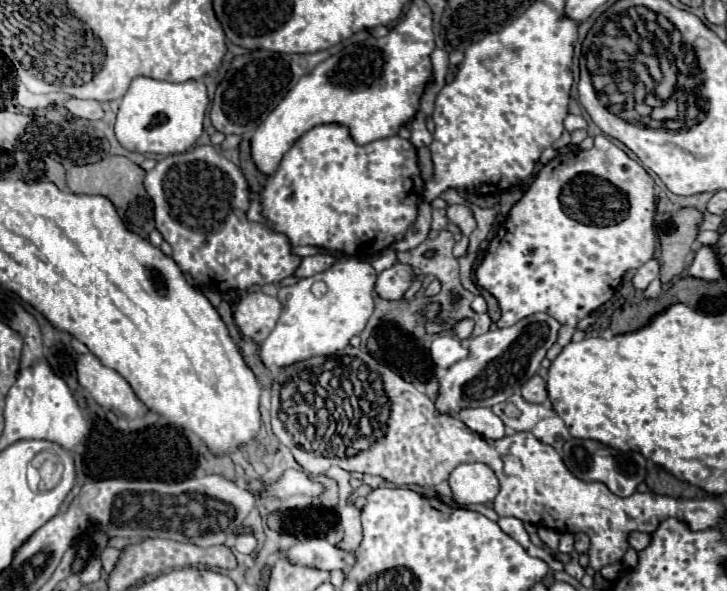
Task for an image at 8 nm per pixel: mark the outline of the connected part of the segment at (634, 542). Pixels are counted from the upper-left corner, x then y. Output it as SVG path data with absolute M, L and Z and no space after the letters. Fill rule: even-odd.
M632 531L630 535L628 535L628 543L630 543L630 547L632 549L644 549L648 543L650 543L650 535L648 533L640 533L640 531Z

